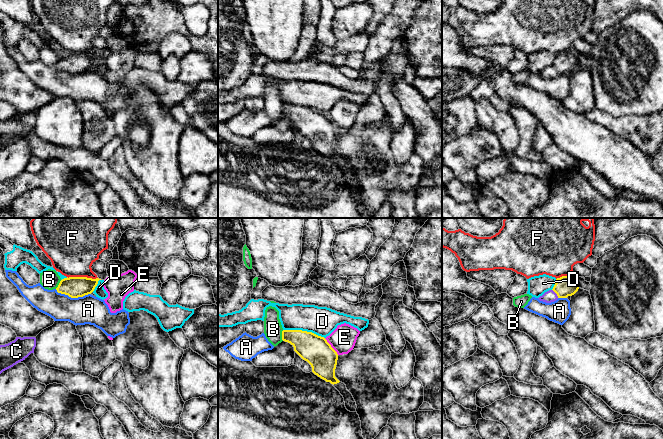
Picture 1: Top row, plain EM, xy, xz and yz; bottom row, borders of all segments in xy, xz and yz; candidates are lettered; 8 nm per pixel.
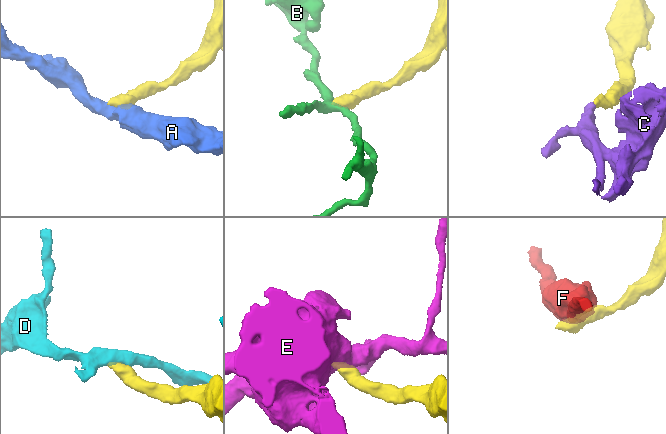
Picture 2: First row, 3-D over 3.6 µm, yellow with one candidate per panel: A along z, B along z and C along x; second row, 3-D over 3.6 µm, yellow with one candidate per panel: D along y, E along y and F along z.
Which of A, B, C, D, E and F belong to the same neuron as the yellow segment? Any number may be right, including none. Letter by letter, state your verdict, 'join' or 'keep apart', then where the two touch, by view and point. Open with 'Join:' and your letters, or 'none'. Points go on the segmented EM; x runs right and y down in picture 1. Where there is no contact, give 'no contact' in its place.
Join: C
A: keep apart; meets yellow in xy at (73, 297)
B: keep apart; meets yellow in xz at (282, 335)
C: join; meets yellow in yz at (555, 292)
D: keep apart; meets yellow in xz at (304, 331)
E: keep apart; meets yellow in xz at (330, 346)
F: keep apart; meets yellow in xy at (82, 277)

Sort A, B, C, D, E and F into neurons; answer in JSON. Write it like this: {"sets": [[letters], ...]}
{"sets": [["A"], ["B"], ["C"], ["D"], ["E"], ["F"]]}

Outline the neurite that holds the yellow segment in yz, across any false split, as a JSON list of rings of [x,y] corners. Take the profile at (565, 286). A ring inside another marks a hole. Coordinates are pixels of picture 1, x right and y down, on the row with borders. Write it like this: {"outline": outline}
{"outline": [[[573,274],[568,276],[562,276],[556,279],[556,283],[552,290],[545,292],[538,299],[540,301],[551,303],[558,298],[567,298],[574,295],[579,289],[579,285],[574,279]]]}

